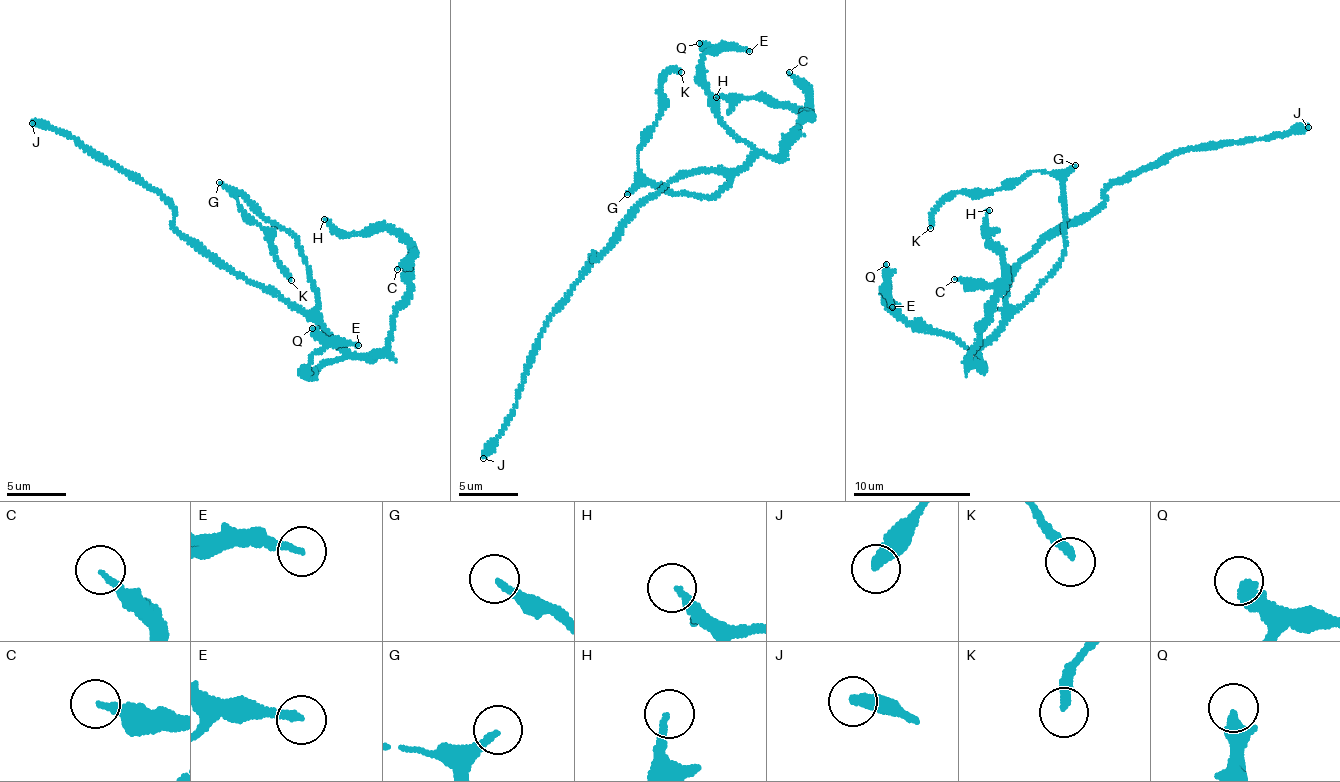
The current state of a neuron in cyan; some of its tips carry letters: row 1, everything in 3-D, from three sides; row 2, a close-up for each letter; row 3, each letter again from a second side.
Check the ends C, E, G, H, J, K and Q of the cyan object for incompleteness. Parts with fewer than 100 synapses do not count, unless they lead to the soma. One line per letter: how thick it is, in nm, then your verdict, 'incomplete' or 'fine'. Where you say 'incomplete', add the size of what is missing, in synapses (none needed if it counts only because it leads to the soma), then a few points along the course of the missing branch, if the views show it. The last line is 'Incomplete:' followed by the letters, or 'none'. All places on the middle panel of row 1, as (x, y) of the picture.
C: calibre 220 nm; fine
E: calibre 200 nm; fine
G: calibre 220 nm; fine
H: calibre 200 nm; fine
J: calibre 380 nm; incomplete; 190 synapses
K: calibre 280 nm; fine
Q: calibre 480 nm; fine
Incomplete: J

